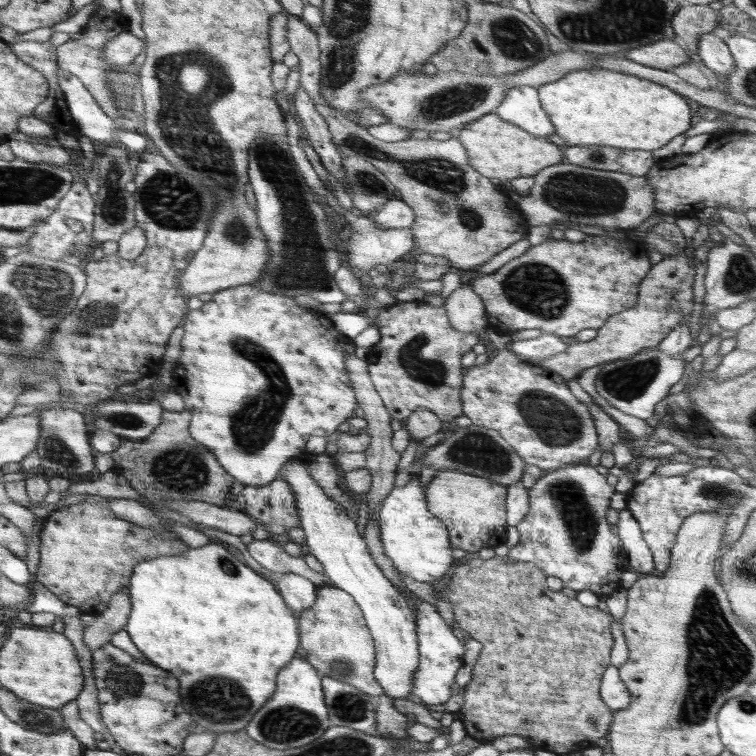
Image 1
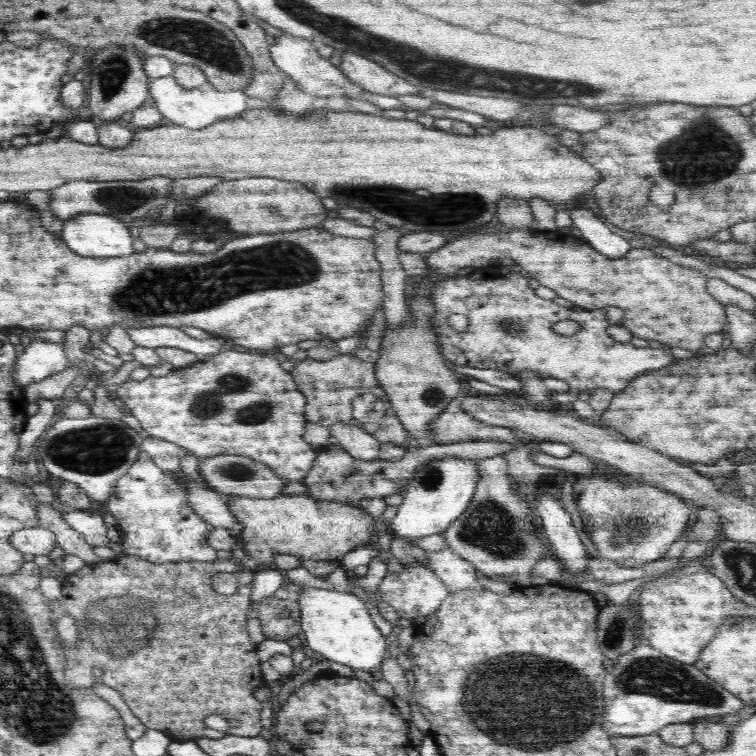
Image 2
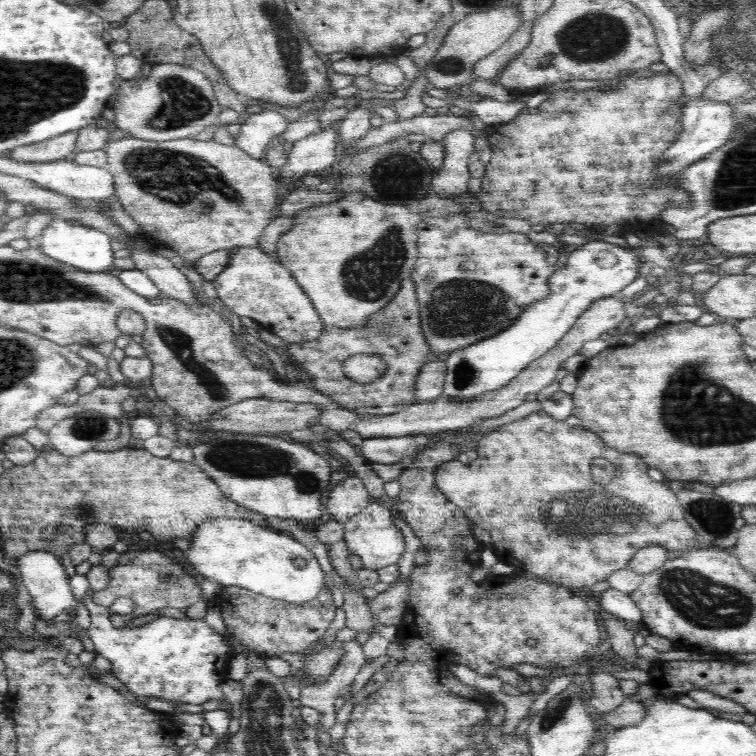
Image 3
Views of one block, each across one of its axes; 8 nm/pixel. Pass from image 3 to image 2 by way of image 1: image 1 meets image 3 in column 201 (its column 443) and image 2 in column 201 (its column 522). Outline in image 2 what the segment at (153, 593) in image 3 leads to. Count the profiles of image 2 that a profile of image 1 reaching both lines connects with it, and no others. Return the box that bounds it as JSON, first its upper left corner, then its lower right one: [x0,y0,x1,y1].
[49,556,266,742]

